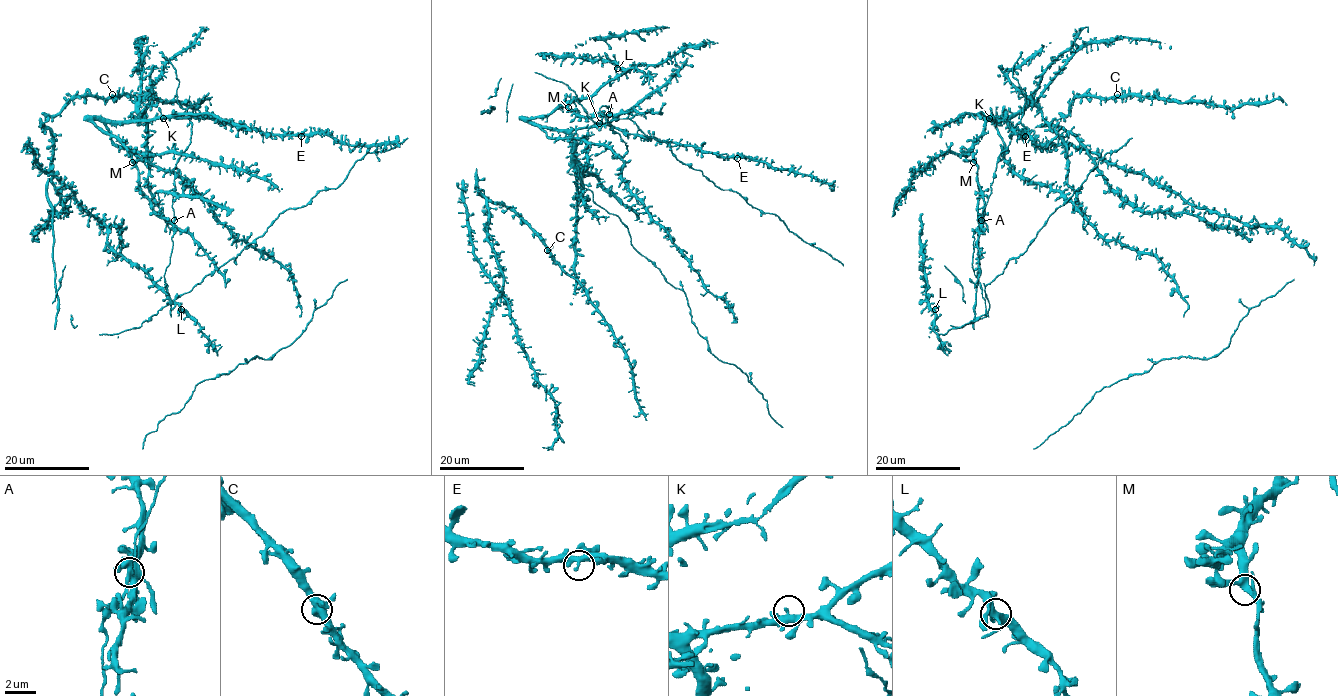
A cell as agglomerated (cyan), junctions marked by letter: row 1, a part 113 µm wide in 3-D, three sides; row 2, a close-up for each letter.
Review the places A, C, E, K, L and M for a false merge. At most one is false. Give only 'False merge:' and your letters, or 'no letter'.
False merge: no letter

